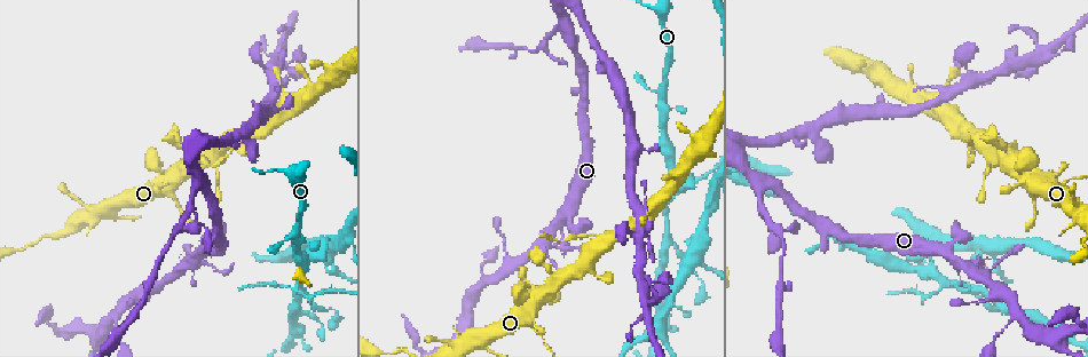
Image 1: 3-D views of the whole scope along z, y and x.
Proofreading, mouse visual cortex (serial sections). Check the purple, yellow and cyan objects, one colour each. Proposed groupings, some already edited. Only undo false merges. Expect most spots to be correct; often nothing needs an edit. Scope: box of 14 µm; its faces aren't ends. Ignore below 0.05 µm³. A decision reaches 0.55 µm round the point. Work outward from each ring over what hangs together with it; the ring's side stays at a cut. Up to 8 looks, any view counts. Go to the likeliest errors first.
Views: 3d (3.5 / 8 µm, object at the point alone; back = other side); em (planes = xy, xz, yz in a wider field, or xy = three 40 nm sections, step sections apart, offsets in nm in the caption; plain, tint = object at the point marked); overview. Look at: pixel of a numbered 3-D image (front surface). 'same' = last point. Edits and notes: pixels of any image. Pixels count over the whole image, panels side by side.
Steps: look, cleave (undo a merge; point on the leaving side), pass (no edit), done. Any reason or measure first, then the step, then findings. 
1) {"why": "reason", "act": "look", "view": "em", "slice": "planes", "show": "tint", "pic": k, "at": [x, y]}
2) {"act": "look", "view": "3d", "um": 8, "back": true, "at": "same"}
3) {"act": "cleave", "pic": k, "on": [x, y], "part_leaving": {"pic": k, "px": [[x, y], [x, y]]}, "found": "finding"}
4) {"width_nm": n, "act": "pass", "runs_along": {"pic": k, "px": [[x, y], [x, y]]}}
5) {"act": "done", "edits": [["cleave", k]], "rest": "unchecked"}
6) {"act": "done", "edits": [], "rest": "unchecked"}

{"why": "three-way junction", "act": "look", "view": "3d", "um": 3.5, "pic": 1, "at": [940, 289]}

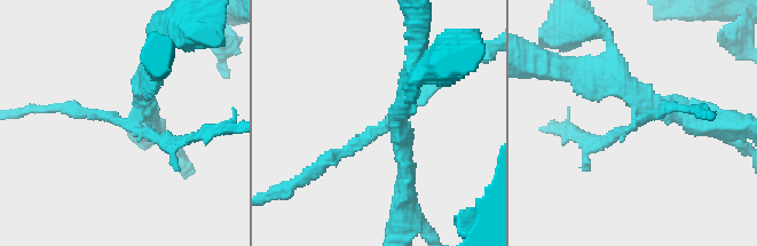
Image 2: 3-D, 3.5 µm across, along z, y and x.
{"why": "now the EM", "act": "look", "view": "em", "slice": "xy", "step": 2, "show": "plain", "pic": 2, "at": [634, 121]}

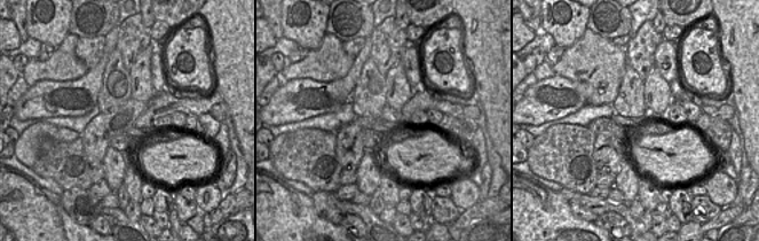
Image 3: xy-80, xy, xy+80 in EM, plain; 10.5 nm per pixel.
{"why": "with the object marked", "act": "look", "view": "em", "slice": "xy", "step": 2, "show": "tint", "at": "same"}

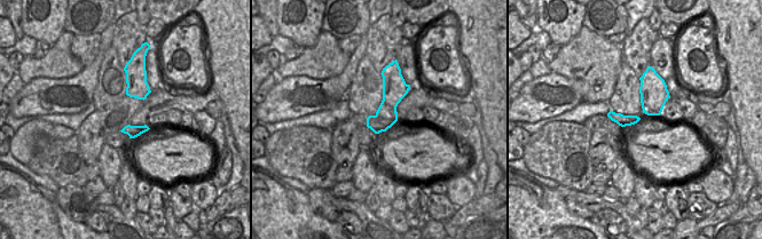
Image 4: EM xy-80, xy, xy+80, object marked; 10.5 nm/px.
{"act": "cleave", "pic": 2, "on": [351, 145], "border": {"pic": 4, "px": [[376, 113], [394, 122]]}, "found": "two cells meet here"}

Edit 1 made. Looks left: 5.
{"why": "abrupt turn", "act": "look", "view": "3d", "um": 3.5, "pic": 1, "at": [536, 302]}

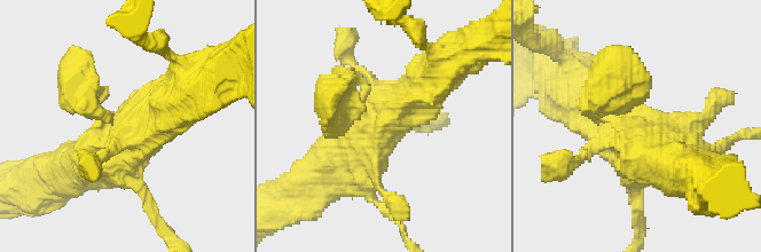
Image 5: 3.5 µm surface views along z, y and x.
{"act": "look", "view": "em", "slice": "xy", "step": 5, "show": "tint", "pic": 5, "at": [124, 146]}

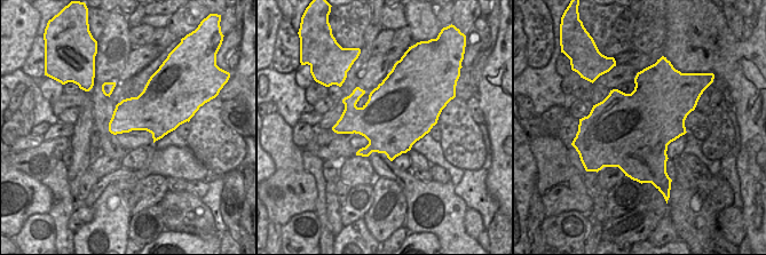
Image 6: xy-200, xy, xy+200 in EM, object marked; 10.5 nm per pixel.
{"act": "pass", "runs_along": {"pic": 5, "px": [[308, 184], [418, 93]]}, "found": "continuous, no second cell"}

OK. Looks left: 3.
{"why": "abrupt turn", "act": "look", "view": "3d", "um": 8, "back": true, "pic": 1, "at": [601, 242]}

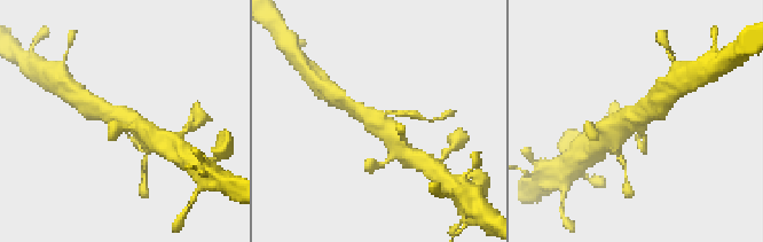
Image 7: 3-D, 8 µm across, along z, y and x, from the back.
{"arms": 3, "arm_widths_nm": [150, 450, 600], "act": "look", "view": "em", "slice": "xy", "step": 5, "show": "tint", "pic": 7, "at": [637, 125]}

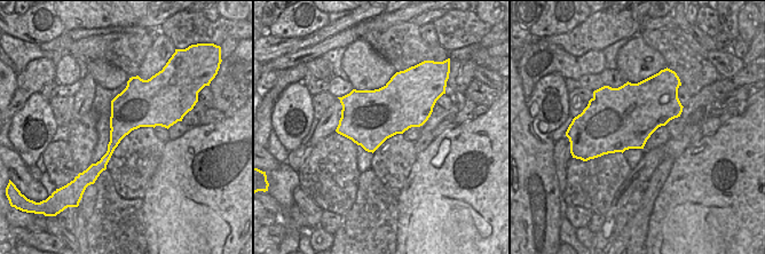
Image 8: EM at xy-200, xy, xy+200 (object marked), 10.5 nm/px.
{"act": "pass", "runs_along": {"pic": 7, "px": [[399, 149], [392, 134], [353, 109]]}, "found": "all the same cell"}

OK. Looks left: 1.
{"act": "done", "edits": [["cleave", 2]], "rest": "unchecked"}

